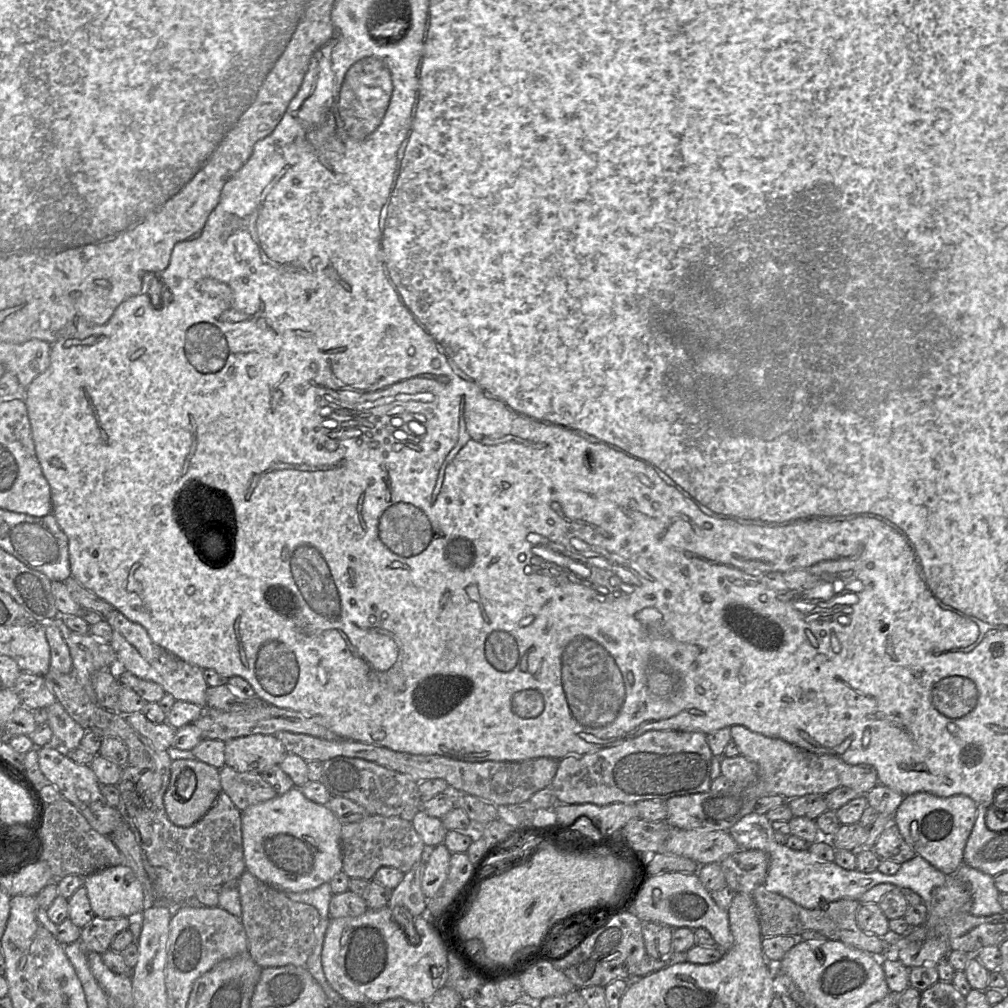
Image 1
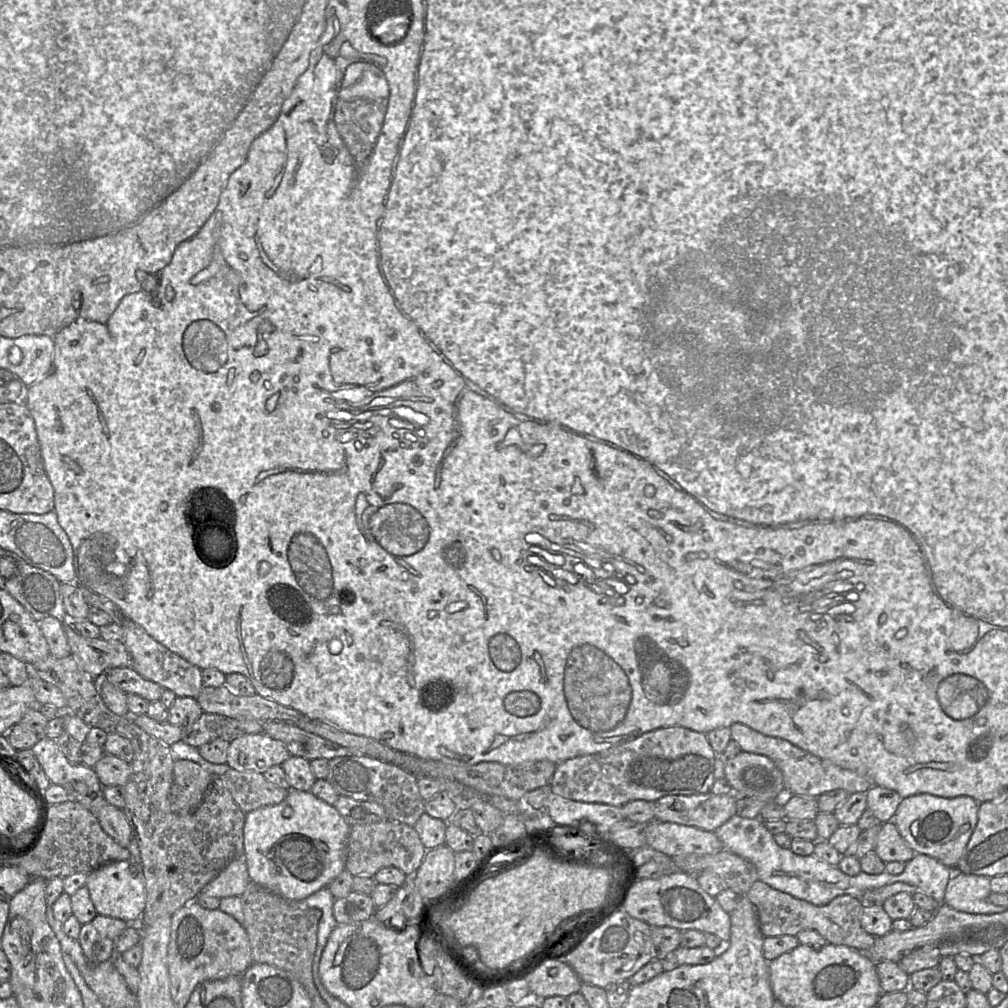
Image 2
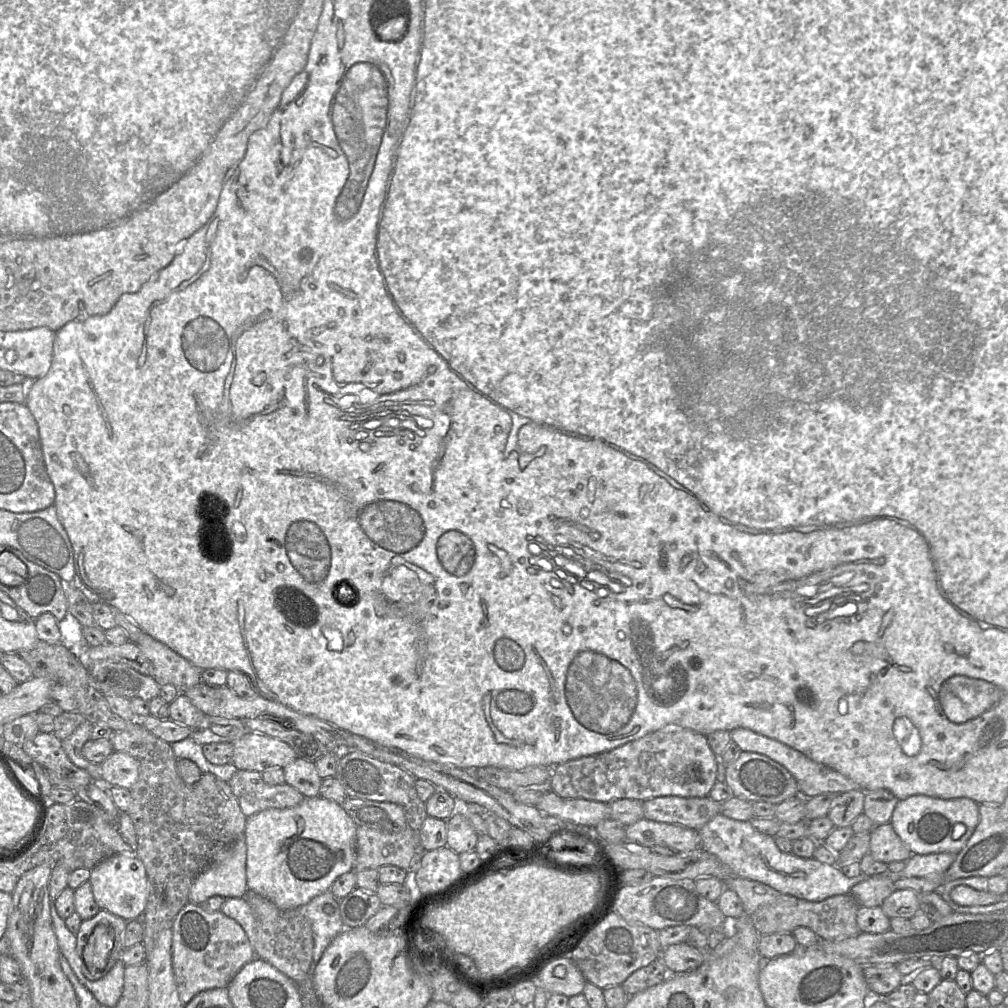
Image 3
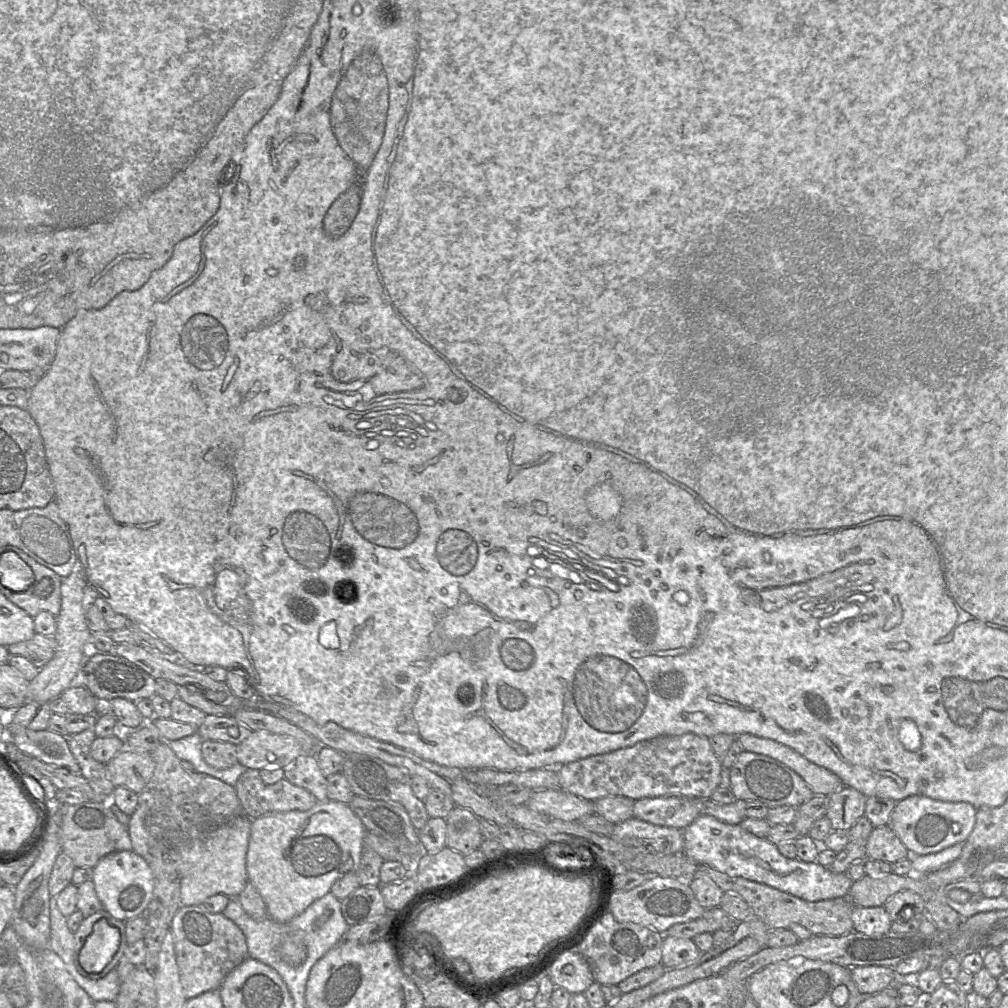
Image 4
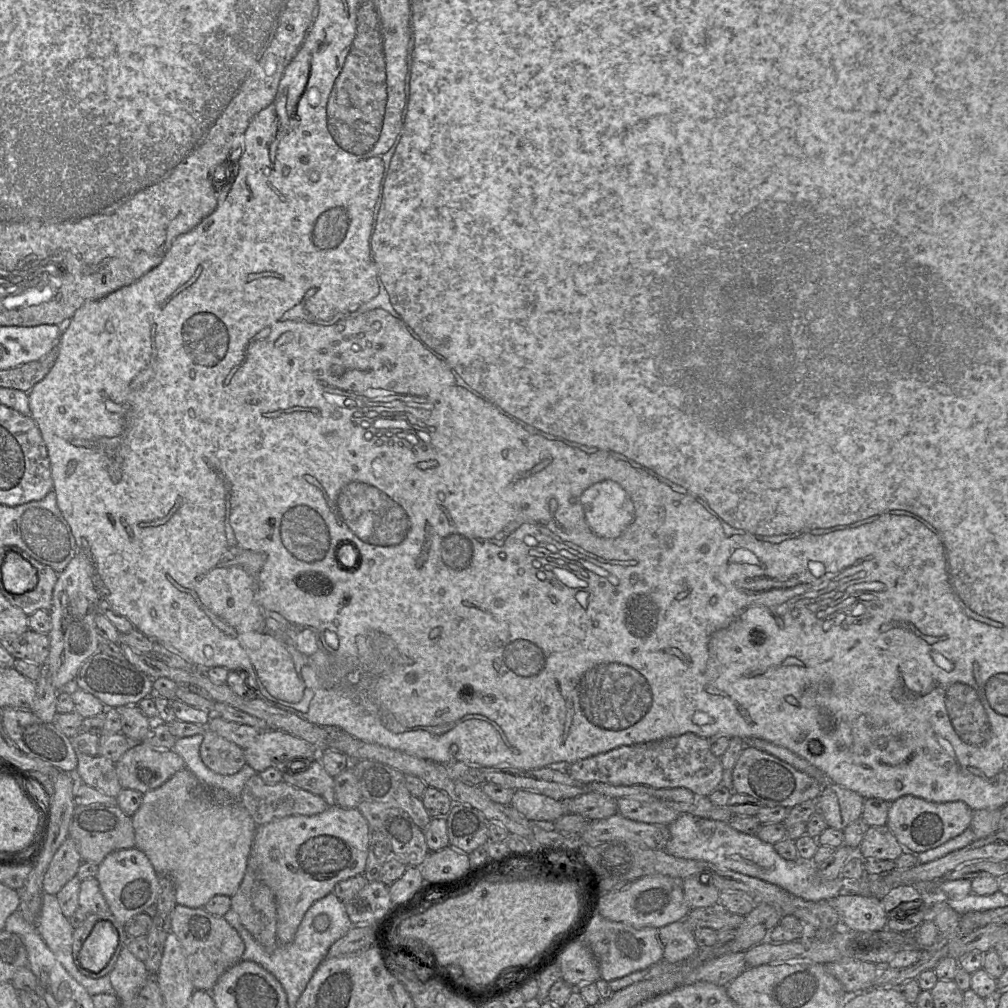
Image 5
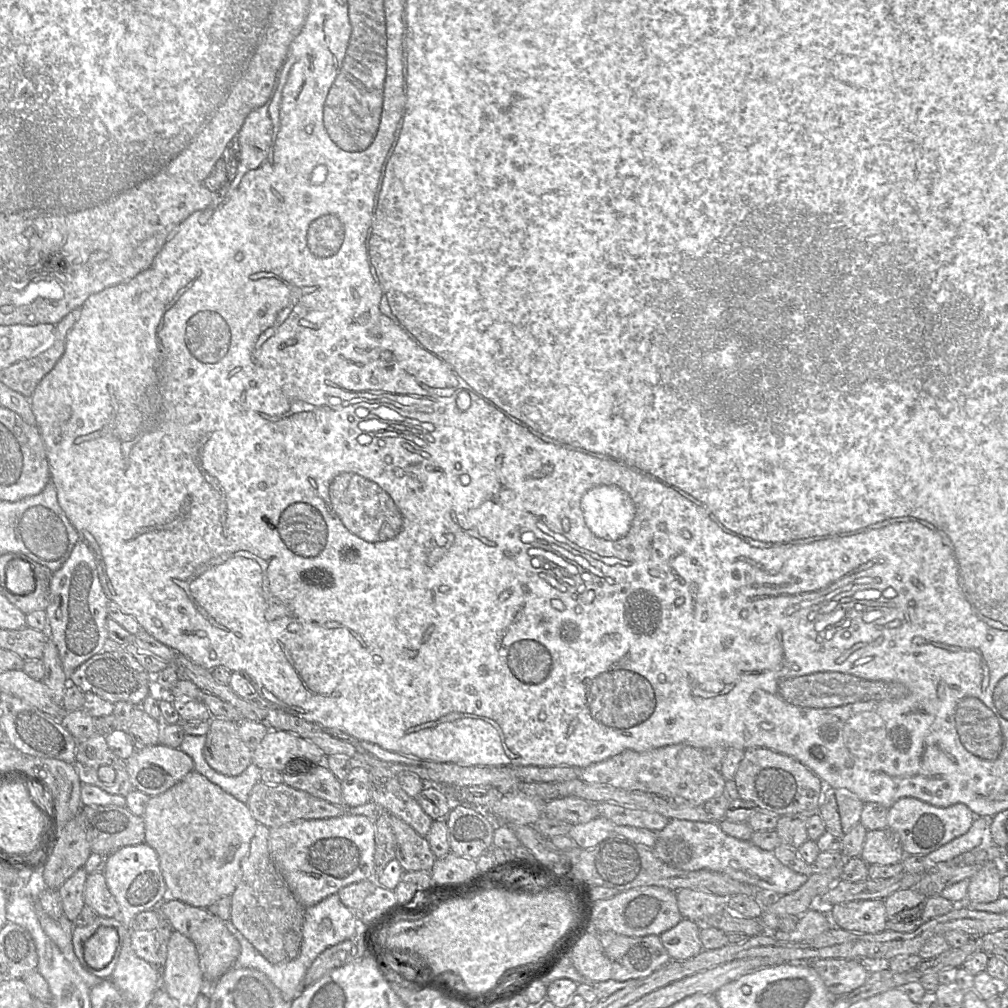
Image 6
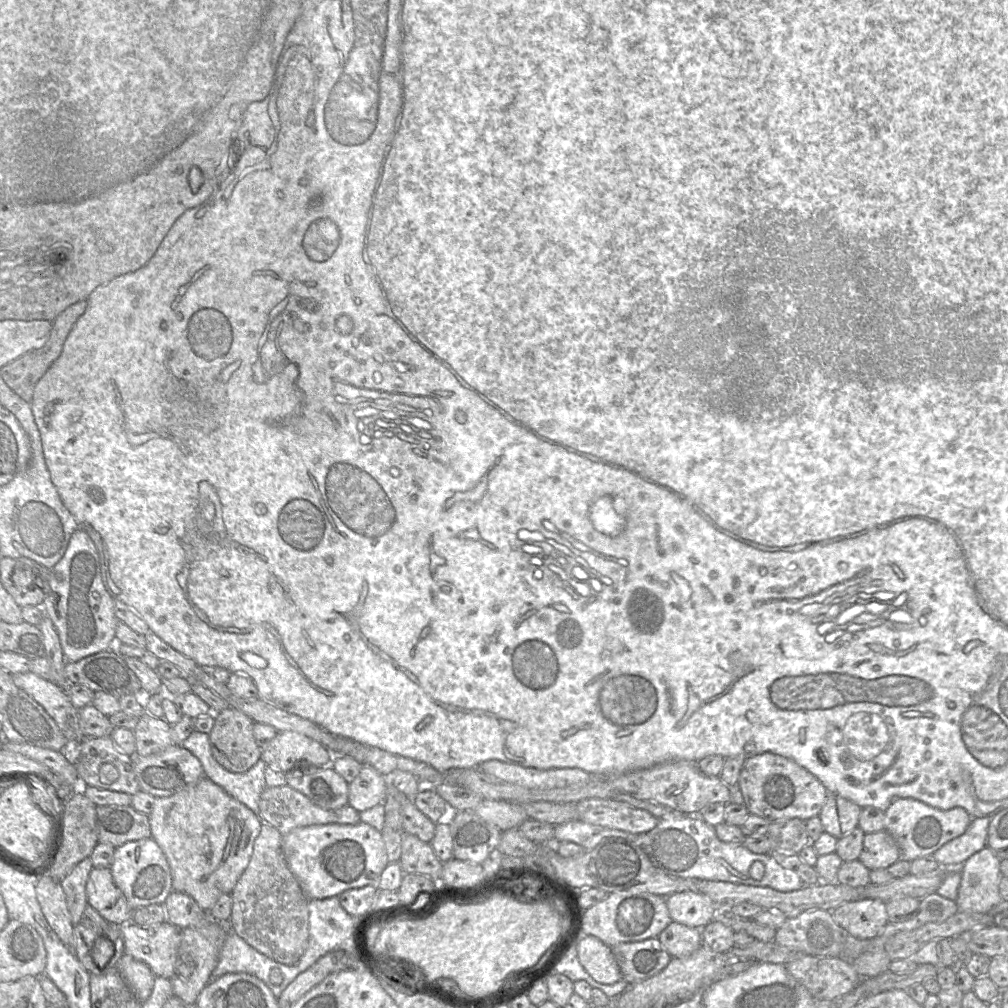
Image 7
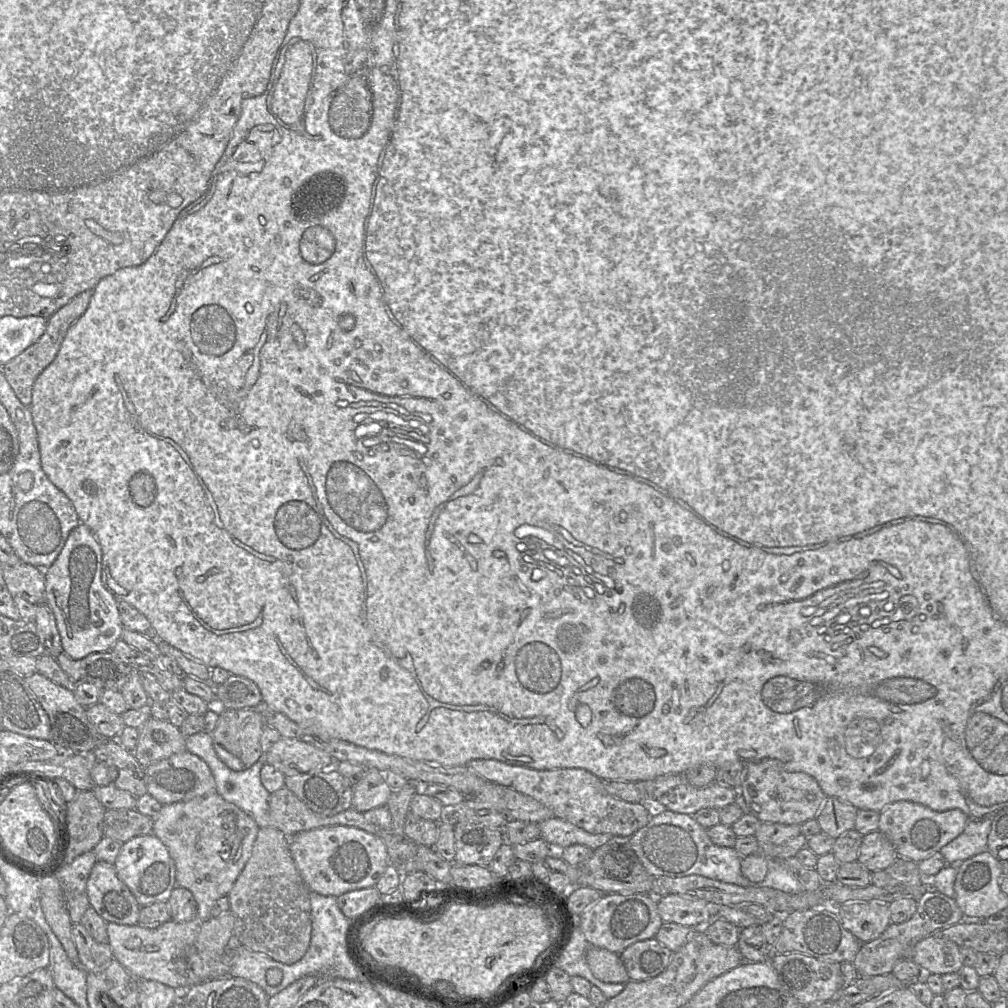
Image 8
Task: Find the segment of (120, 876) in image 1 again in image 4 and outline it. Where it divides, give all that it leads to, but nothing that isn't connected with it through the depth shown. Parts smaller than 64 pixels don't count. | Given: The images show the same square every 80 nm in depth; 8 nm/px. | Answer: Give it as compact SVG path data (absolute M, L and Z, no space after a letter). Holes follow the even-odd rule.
M134 851L114 852L93 868L92 881L103 909L117 920L127 922L147 912L153 897L154 876L146 860Z

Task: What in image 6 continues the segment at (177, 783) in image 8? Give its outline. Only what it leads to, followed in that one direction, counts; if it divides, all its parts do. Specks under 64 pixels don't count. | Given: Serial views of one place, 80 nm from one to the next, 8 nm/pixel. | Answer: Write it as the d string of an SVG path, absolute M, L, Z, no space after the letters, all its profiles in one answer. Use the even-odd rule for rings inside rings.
M161 744L135 750L125 761L134 789L150 797L164 793L194 770L188 754Z

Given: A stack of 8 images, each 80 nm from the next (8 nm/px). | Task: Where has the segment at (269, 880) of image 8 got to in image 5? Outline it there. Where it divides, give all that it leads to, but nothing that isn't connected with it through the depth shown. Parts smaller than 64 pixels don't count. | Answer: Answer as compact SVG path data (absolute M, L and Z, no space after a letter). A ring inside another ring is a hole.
M249 865L237 893L231 897L231 908L267 952L278 947L275 897Z

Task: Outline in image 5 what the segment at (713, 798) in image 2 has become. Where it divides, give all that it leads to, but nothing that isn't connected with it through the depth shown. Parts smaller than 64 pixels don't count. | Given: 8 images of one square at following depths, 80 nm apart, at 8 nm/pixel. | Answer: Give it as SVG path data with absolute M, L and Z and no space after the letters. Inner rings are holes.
M619 798L616 800L617 814L637 822L668 826L679 816L679 813L675 810L658 801L640 801L635 798Z

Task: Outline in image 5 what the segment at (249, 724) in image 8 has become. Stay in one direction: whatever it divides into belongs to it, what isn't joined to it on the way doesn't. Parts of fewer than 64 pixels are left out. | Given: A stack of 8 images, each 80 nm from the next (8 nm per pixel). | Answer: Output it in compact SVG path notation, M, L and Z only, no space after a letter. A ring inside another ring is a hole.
M205 729L203 735L200 757L213 772L221 775L233 775L246 764L244 749L237 744L209 729Z

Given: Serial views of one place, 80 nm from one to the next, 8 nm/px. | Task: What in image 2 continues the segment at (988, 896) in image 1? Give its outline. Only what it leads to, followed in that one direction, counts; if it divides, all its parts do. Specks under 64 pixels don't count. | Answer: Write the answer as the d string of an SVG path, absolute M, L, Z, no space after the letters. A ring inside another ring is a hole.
M955 871L946 886L943 904L970 914L995 914L1007 908L988 901L990 878Z

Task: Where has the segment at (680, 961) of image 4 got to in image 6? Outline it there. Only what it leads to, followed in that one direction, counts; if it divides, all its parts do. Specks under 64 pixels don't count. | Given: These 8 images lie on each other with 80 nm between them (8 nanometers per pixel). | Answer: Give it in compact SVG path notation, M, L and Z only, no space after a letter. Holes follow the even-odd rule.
M682 918L676 926L659 935L671 960L687 960L703 950L700 929L699 923Z

